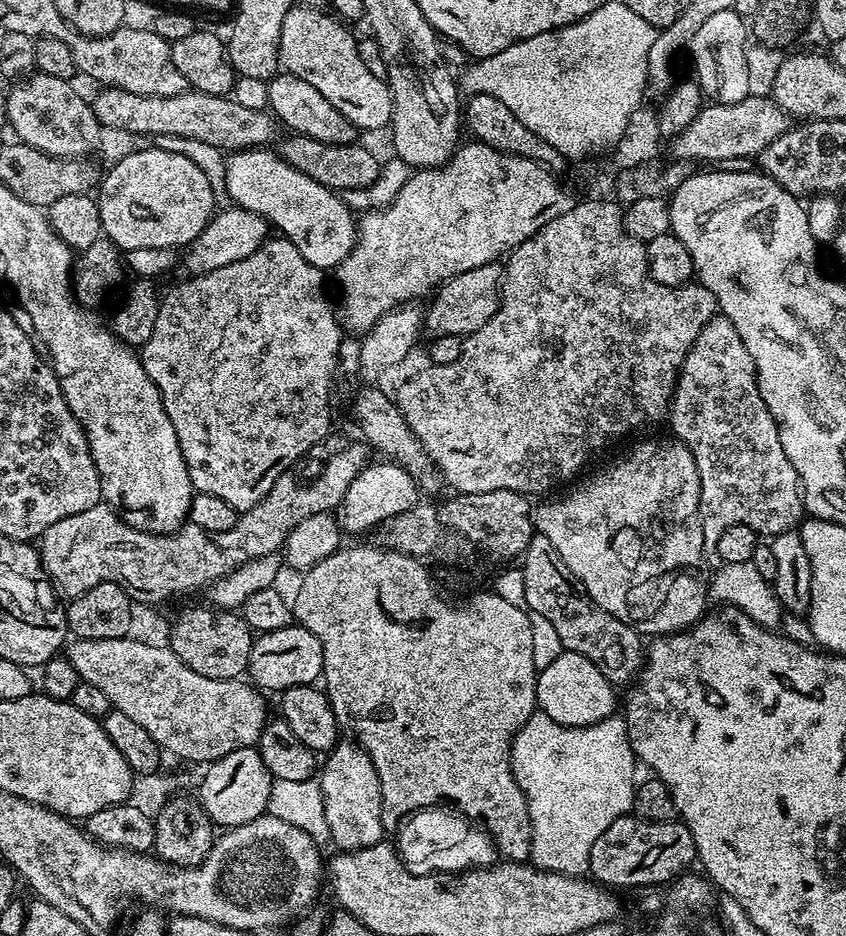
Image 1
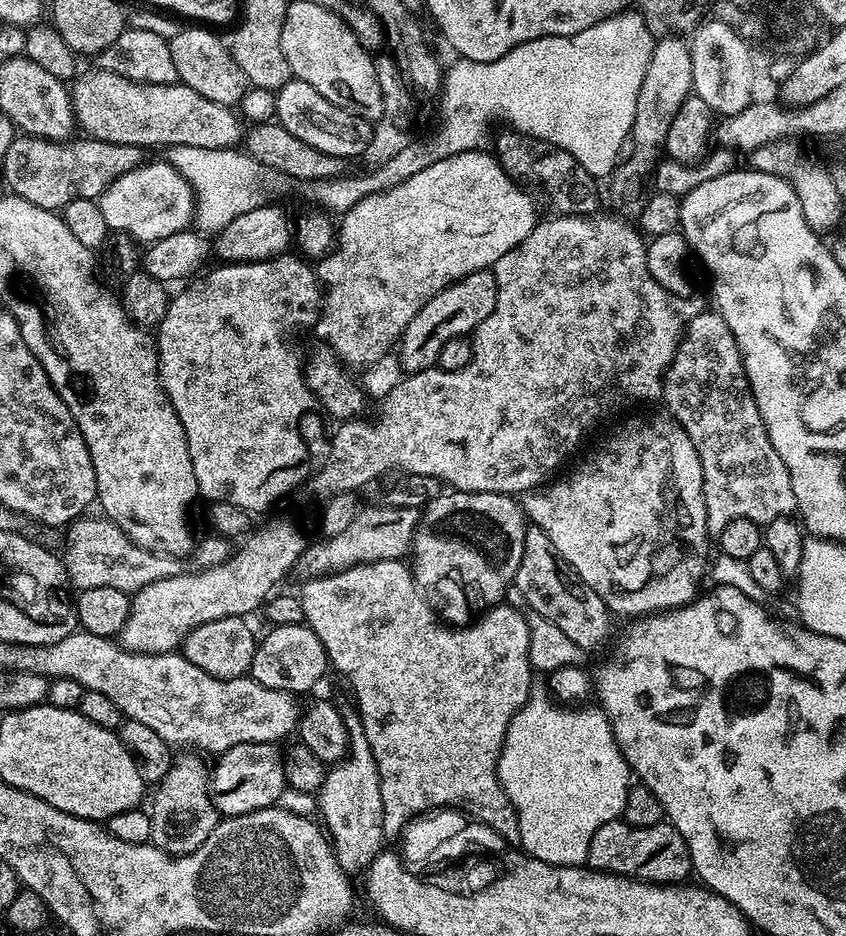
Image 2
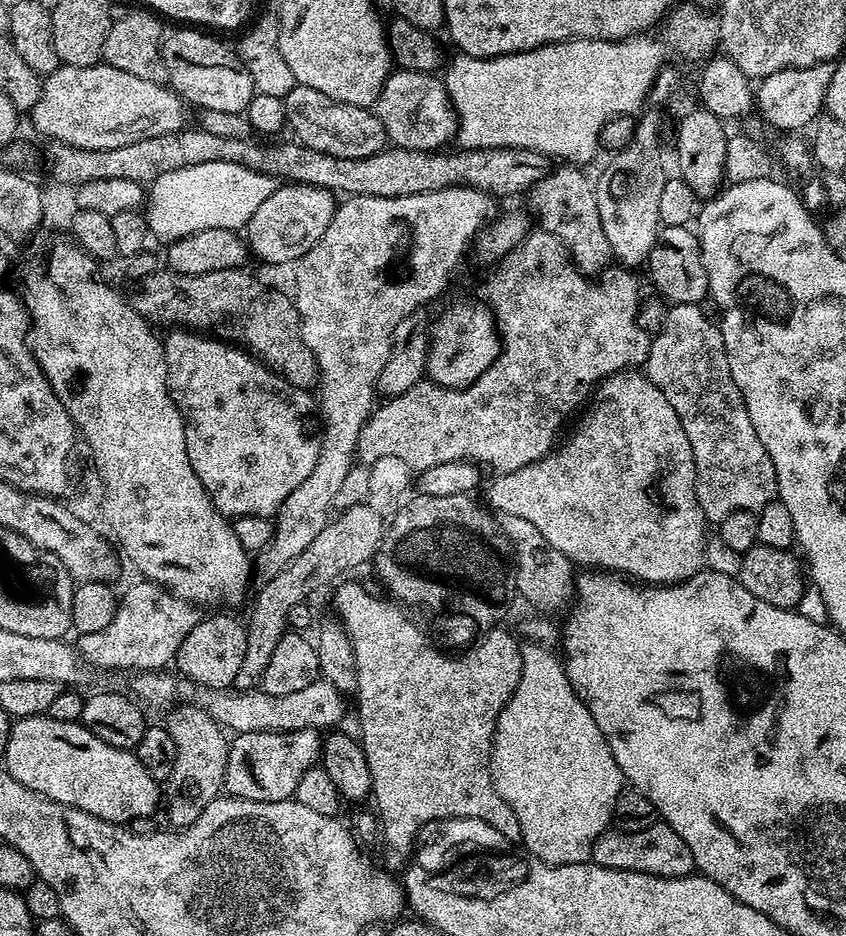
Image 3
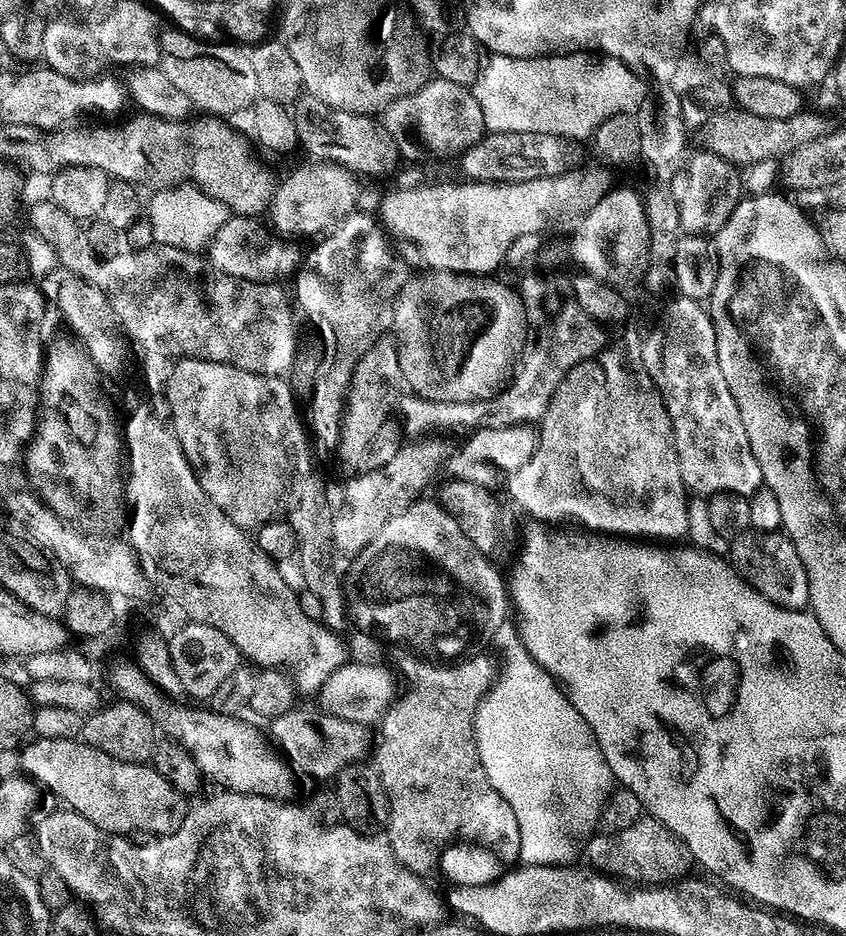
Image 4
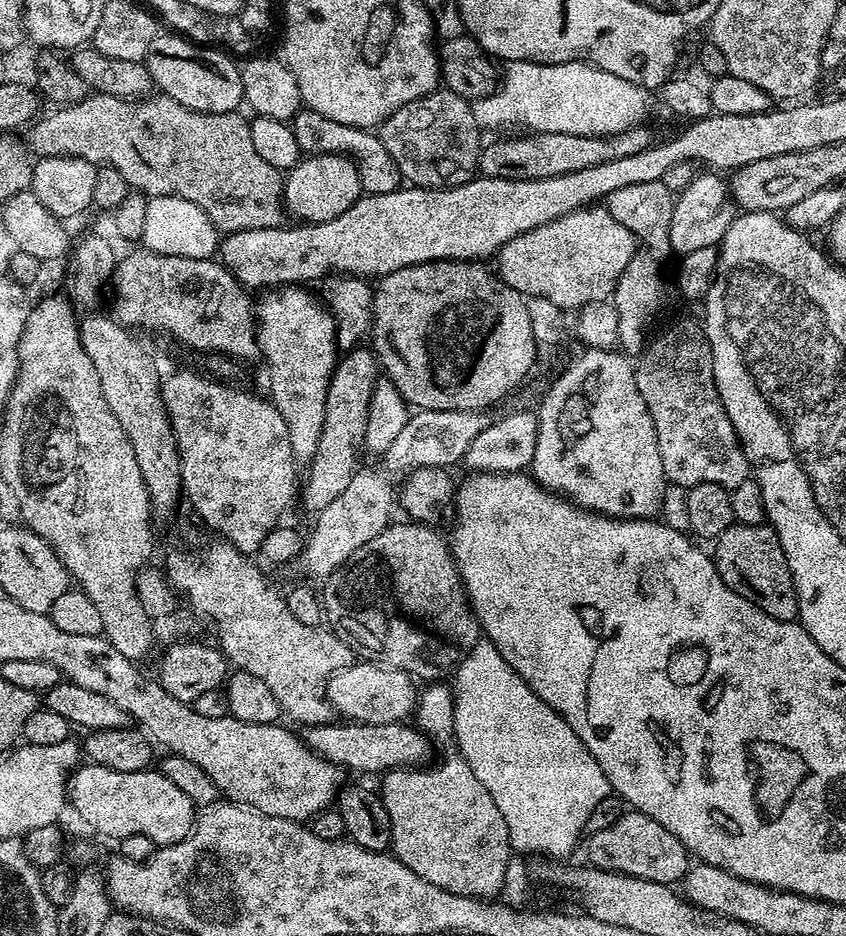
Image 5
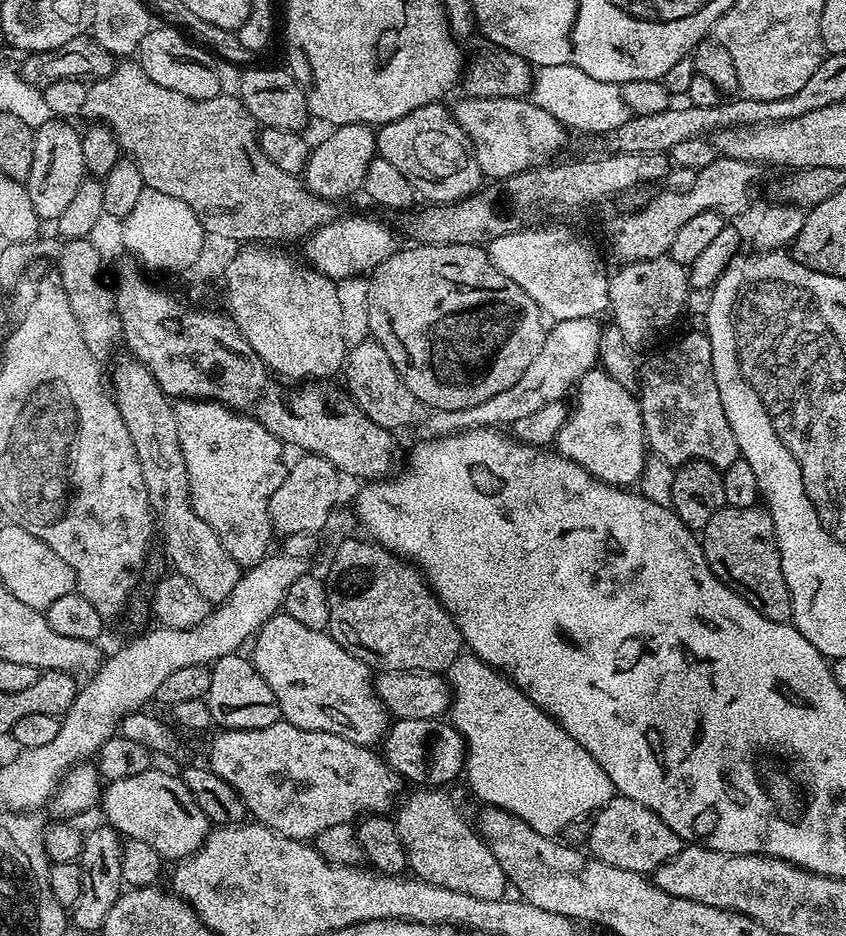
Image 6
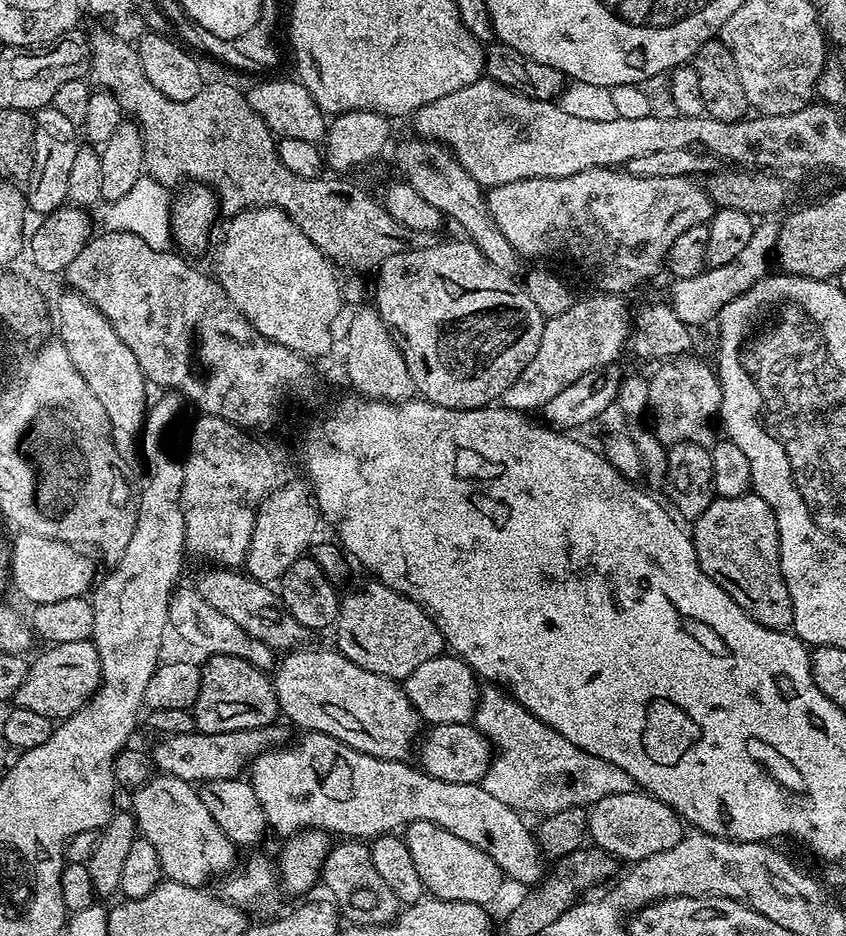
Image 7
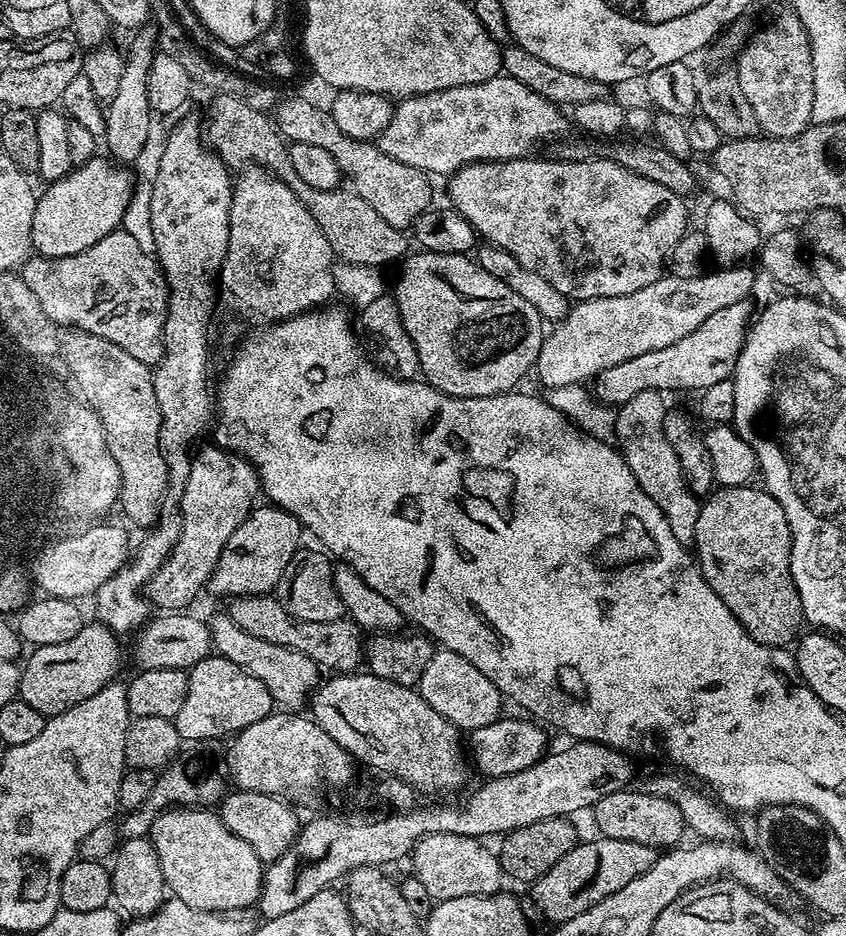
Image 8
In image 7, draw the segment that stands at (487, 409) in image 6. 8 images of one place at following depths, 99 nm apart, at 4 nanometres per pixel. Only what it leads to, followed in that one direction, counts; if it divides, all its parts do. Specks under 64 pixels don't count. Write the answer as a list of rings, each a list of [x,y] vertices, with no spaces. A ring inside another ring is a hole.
[[[592,295],[596,296],[590,297],[589,300],[577,299],[570,306],[570,310],[545,319],[542,342],[538,342],[538,354],[534,354],[534,358],[530,358],[530,366],[526,366],[526,370],[522,370],[522,374],[518,374],[514,386],[505,390],[502,397],[503,407],[523,410],[528,414],[535,413],[532,412],[535,408],[536,411],[543,409],[544,404],[550,402],[550,398],[554,398],[554,394],[566,390],[566,386],[570,386],[570,382],[582,378],[582,374],[595,368],[606,368],[609,364],[615,364],[621,359],[620,351],[626,348],[630,340],[630,333],[633,331],[634,324],[630,319],[630,312],[628,316],[628,308],[620,301],[623,299],[619,295]]]

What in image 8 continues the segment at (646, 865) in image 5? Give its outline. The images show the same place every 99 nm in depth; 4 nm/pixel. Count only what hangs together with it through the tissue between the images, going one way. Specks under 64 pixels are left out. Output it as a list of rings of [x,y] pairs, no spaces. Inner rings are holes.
[[[621,790],[606,794],[590,809],[592,820],[596,823],[596,832],[606,838],[622,838],[622,842],[642,842],[642,846],[654,846],[658,850],[667,850],[679,845],[686,836],[686,825],[682,810],[666,798],[654,798],[639,790]]]

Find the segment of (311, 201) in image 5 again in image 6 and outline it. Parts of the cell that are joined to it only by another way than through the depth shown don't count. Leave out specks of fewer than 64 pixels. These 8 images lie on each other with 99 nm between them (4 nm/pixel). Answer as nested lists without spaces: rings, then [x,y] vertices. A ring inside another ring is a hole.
[[[342,124],[331,129],[332,132],[320,145],[308,153],[308,165],[304,167],[302,179],[304,187],[321,196],[324,200],[341,202],[347,196],[359,193],[364,186],[366,170],[370,162],[377,159],[376,132],[370,124]]]

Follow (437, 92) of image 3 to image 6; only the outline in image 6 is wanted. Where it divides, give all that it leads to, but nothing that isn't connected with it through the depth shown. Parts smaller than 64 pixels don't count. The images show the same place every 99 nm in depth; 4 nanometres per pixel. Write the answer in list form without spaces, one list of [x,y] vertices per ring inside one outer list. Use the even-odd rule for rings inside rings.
[[[443,103],[427,104],[418,110],[410,110],[402,118],[389,124],[379,125],[376,132],[376,151],[379,159],[390,162],[414,186],[425,201],[432,204],[454,204],[457,200],[465,200],[468,196],[475,196],[481,191],[480,183],[485,183],[484,171],[478,166],[476,147],[470,142],[466,130],[458,126],[455,115],[444,109]]]

